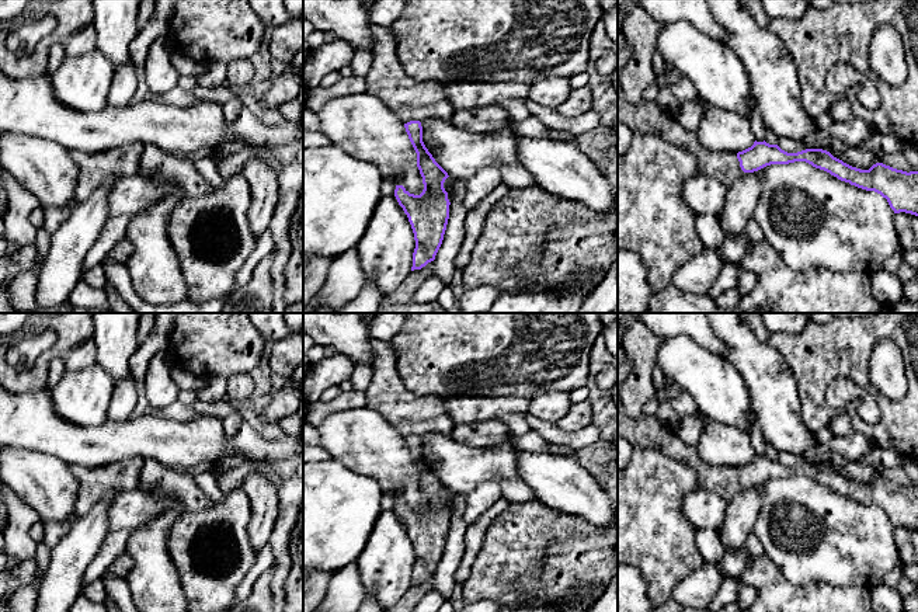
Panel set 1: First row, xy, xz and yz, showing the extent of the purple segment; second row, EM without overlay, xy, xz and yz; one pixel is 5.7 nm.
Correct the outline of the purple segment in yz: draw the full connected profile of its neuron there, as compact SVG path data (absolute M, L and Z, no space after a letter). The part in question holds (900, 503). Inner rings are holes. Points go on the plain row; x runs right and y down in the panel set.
M618 344L618 434L632 446L658 451L685 463L695 472L699 488L717 494L729 504L744 487L754 487L771 479L806 476L841 495L880 508L894 528L905 526L918 531L918 486L907 487L883 477L876 477L869 484L860 484L823 463L787 467L778 459L769 459L765 455L755 455L751 462L738 467L716 467L706 463L699 456L696 446L684 444L675 430L657 415L643 413L639 417L629 417L625 413L620 387L630 371L626 351L622 344Z

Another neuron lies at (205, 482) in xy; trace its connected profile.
M211 472L198 473L195 476L191 476L191 479L212 503L218 504L225 500L225 493L216 484Z

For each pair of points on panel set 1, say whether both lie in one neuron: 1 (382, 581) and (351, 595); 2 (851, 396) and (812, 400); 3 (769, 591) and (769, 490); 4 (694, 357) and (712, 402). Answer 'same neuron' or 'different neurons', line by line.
1: different neurons
2: different neurons
3: different neurons
4: same neuron

